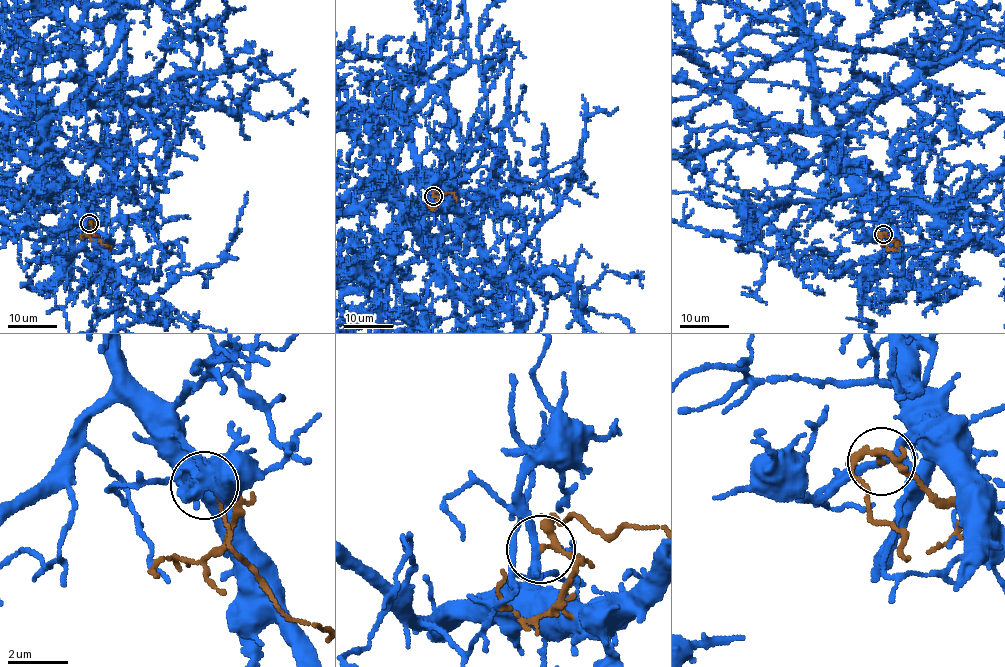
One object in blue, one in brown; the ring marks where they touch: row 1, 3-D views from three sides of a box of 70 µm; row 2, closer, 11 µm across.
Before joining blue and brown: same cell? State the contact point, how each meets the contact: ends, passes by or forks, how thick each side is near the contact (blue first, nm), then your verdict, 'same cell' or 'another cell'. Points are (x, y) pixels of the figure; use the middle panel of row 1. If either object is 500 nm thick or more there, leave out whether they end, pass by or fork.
at (433, 196); blue forks there; brown passes by; 240 nm thick on the blue side, 170 nm on the other; another cell

